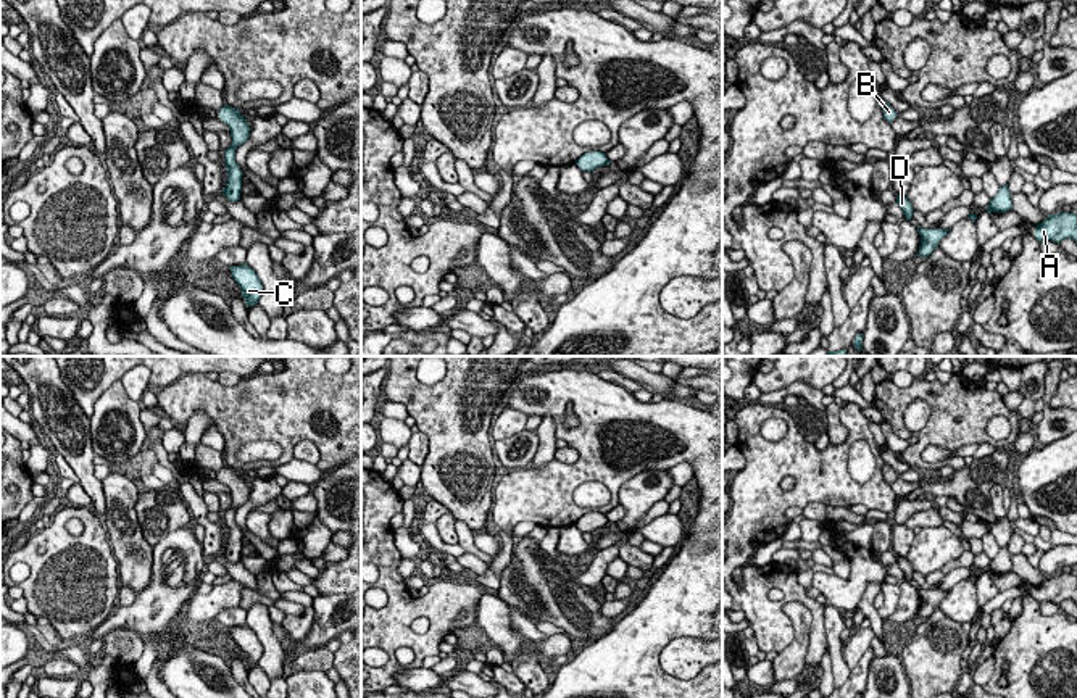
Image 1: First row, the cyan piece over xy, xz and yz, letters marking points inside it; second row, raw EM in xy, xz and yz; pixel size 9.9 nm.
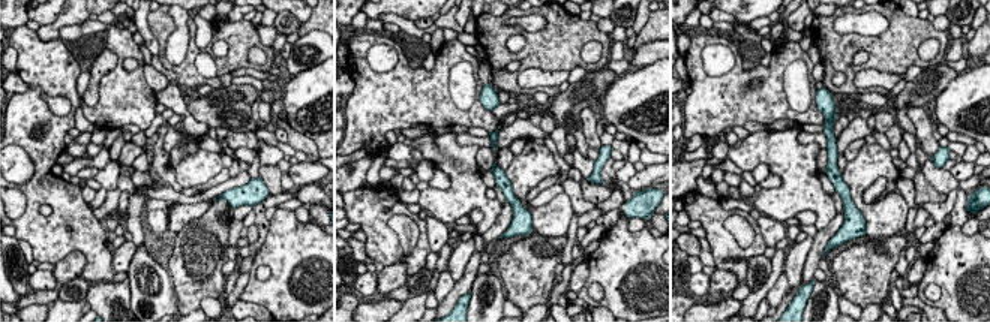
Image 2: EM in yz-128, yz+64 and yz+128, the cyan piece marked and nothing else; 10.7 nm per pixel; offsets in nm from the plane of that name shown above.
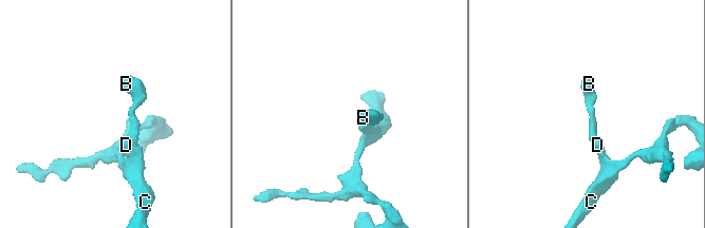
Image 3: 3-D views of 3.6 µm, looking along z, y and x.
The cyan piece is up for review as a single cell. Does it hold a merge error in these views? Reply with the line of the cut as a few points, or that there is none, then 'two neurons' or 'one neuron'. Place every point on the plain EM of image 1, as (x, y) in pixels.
no cut; one neuron

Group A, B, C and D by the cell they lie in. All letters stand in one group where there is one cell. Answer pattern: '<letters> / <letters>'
A B C D

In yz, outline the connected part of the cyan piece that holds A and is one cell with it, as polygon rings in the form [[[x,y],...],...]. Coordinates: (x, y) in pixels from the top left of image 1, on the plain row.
[[[1056,574],[1045,579],[1043,584],[1035,587],[1035,600],[1038,603],[1051,601],[1059,605],[1064,600],[1077,603],[1077,575]]]

